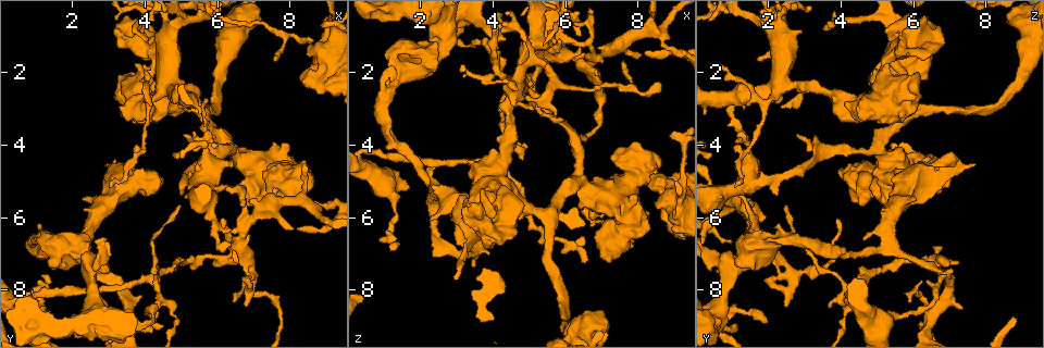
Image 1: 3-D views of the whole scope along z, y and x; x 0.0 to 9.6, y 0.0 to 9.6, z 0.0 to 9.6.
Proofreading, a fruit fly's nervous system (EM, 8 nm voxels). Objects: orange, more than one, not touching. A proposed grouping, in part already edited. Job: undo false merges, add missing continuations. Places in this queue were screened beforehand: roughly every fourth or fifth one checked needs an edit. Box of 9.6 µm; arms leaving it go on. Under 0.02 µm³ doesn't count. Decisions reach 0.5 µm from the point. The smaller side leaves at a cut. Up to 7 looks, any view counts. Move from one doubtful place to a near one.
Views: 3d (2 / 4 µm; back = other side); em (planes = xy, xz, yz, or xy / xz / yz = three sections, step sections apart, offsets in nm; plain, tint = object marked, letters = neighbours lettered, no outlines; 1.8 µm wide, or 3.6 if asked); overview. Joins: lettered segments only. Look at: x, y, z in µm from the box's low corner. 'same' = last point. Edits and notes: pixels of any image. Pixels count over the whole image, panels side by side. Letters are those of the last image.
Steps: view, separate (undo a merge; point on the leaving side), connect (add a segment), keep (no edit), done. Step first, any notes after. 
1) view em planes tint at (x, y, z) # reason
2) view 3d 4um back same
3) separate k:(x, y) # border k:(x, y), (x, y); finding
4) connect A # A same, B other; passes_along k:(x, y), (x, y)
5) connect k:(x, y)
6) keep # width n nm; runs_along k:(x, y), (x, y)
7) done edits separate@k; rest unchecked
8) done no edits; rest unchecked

view em planes plain at (4.30, 7.65, 4.70) # abrupt turn

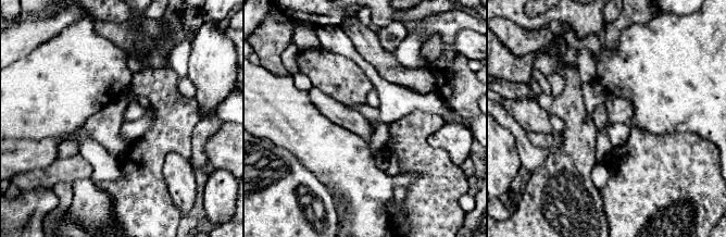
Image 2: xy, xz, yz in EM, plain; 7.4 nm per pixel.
view em planes letters same

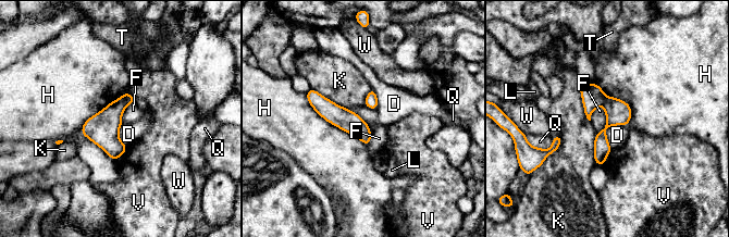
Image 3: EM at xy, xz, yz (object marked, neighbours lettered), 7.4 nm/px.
separate 3:(592, 95) # width 160 nm; D other, F other, H other, K other, L other, Q other, T other, V other, W other; border 3:(607, 97), (602, 104); a second neuron is stuck on

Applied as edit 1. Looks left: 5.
view em yz step 16 letters at (1.25, 7.55, 6.95) # tapers out

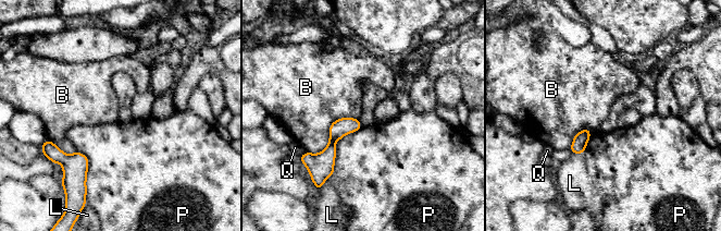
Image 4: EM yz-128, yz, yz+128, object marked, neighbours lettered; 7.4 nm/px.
keep # longest_contact B 460 nm; B other, L other, P other, Q other; border 4:(358, 118), (306, 152); no lettered segment goes on from it

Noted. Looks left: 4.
view em 3.6um planes tint at (4.65, 2.20, 2.30) # sharp bend

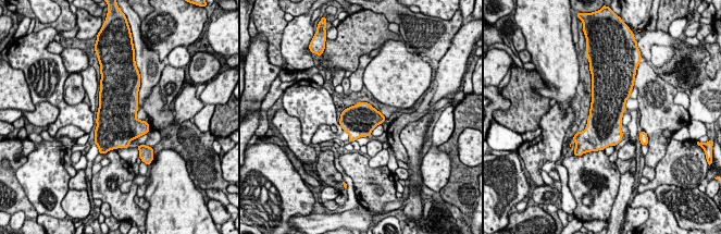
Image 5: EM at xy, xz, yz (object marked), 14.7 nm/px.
view em 3.6um planes letters same

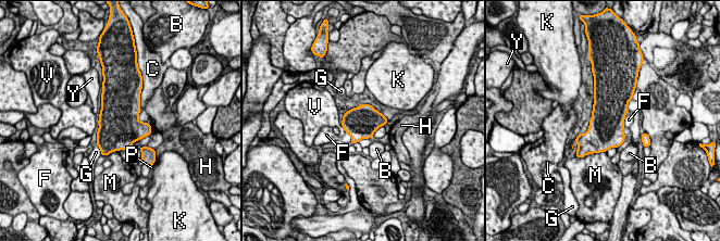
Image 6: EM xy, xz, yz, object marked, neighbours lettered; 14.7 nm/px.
keep # width 480 nm; B other, C other, F other, G other, H other, K other, M other, P other, V other, Y other; border 6:(141, 91), (140, 110); continuous, no second neuron

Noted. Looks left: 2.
done edits separate@3; rest unchecked

